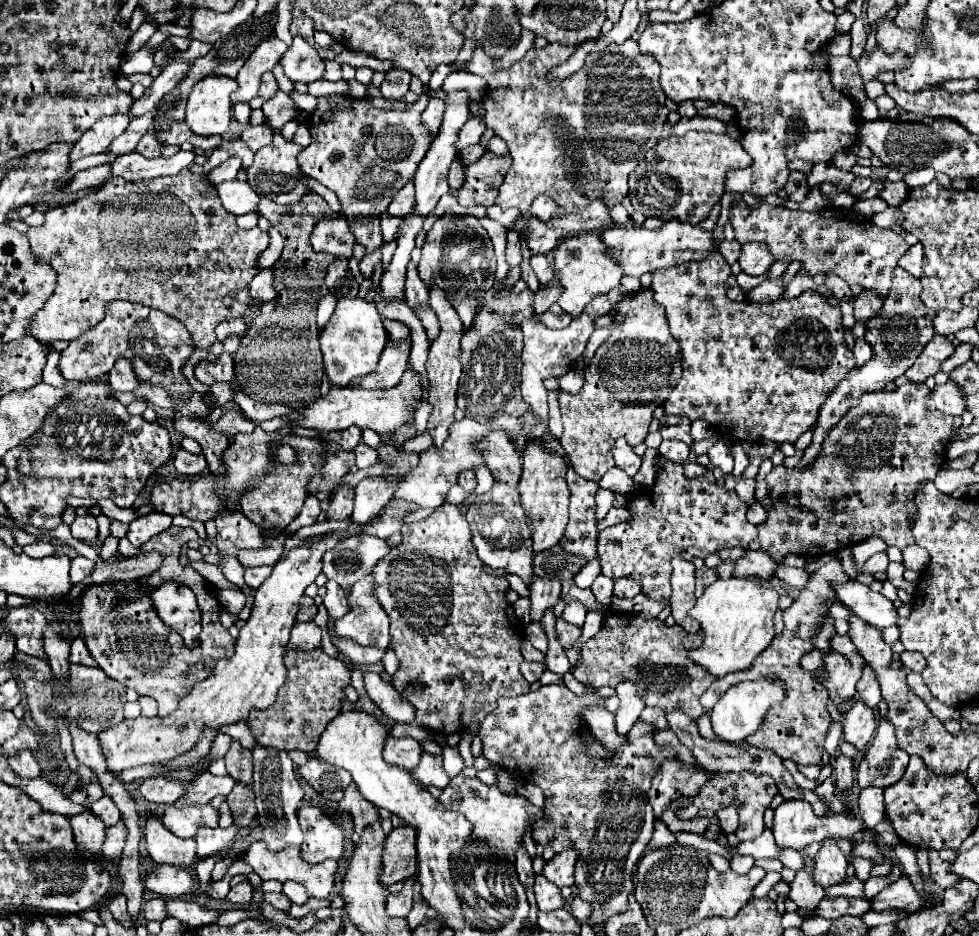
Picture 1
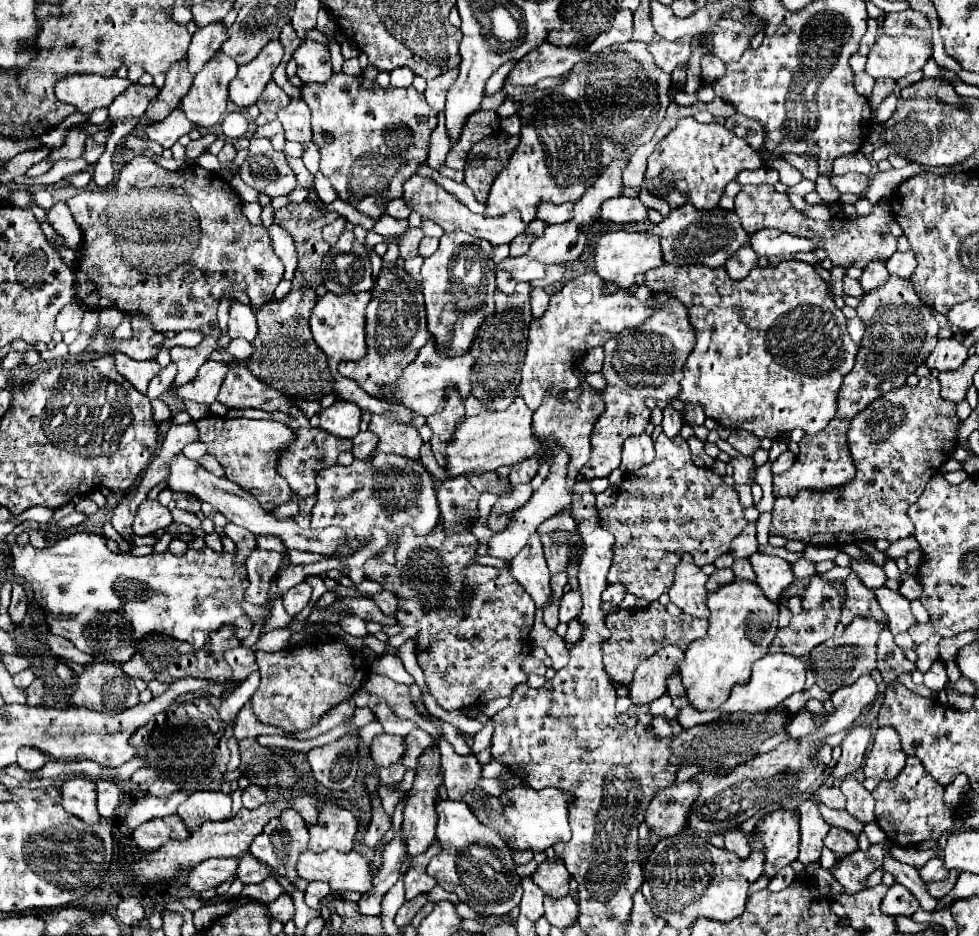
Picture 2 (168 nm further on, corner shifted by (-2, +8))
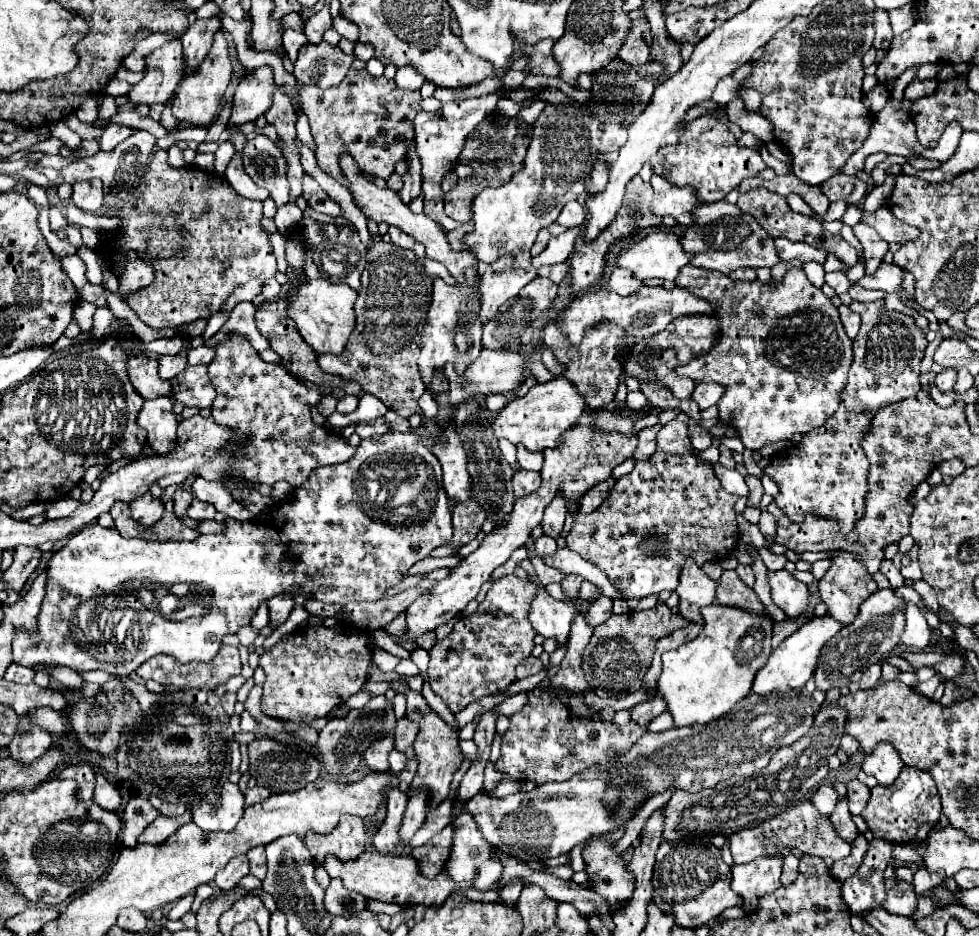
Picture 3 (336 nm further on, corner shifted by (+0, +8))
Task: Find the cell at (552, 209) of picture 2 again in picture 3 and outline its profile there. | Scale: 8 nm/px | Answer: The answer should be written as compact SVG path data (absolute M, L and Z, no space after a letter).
M572 200L572 202L568 202L564 208L562 208L562 212L560 212L560 216L558 216L558 224L560 226L564 226L564 228L570 228L570 226L576 226L576 224L582 224L584 222L584 208L582 208L582 204L578 202L578 200Z

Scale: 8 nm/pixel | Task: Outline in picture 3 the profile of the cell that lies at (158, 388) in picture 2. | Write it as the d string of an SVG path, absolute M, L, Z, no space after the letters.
M162 354L158 356L158 364L160 364L160 378L172 380L186 368L186 354L178 354L178 356Z

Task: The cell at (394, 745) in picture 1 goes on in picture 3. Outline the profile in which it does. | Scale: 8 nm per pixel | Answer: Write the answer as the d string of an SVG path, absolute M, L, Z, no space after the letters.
M394 736L380 738L364 752L364 760L376 772L388 772L388 754L394 750Z

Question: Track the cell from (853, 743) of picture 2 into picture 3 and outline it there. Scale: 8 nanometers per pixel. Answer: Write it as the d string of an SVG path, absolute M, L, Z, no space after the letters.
M834 782L820 784L820 786L812 792L812 796L810 796L812 806L816 806L816 810L818 810L820 814L824 814L824 818L830 818L830 814L834 812L838 800L840 800L840 794L836 792Z

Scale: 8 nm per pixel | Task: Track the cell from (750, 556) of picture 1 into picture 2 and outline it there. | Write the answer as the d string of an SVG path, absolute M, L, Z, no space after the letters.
M766 554L750 556L750 564L758 576L758 586L762 588L766 598L778 604L782 592L796 580L792 566L778 556L766 556Z

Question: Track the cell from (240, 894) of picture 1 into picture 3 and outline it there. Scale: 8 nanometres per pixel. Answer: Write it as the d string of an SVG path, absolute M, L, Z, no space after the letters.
M252 848L246 856L248 856L248 862L250 862L250 874L256 876L258 880L264 880L264 874L266 874L264 848Z

